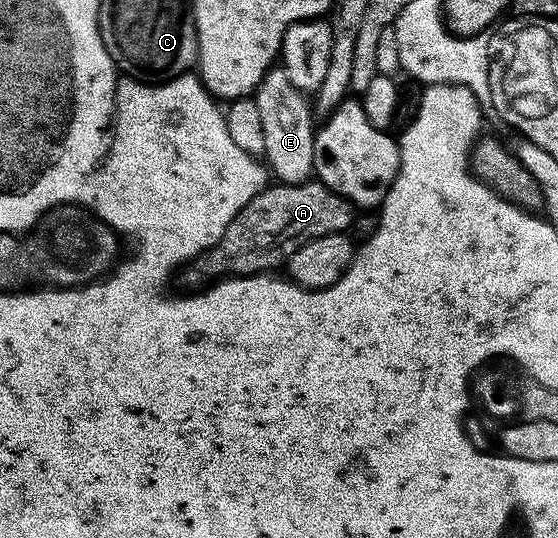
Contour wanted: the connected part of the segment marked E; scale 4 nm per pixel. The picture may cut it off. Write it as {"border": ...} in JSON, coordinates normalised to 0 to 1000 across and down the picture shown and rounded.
{"border":[[[487,126],[457,165],[453,180],[468,214],[475,251],[470,292],[484,322],[491,329],[495,323],[500,329],[495,333],[511,346],[530,346],[552,336],[565,322],[561,268],[568,240],[561,197],[552,177],[529,162],[525,149],[518,149],[518,141],[505,126]]]}

